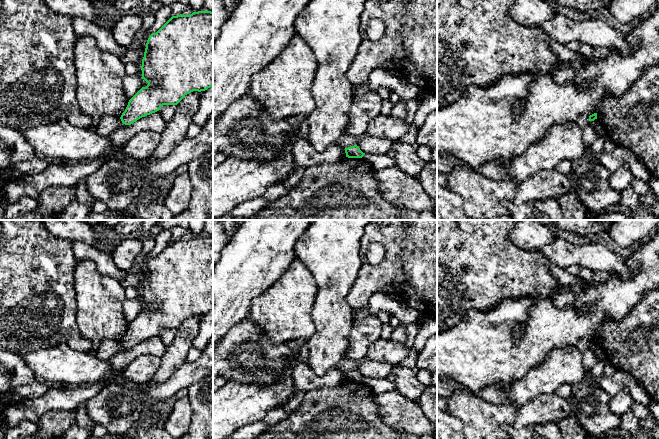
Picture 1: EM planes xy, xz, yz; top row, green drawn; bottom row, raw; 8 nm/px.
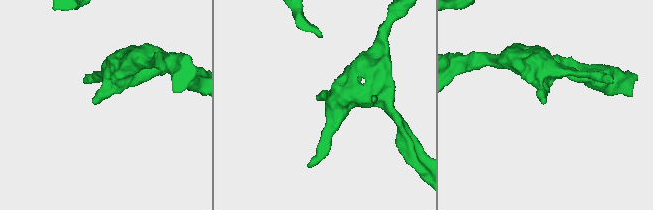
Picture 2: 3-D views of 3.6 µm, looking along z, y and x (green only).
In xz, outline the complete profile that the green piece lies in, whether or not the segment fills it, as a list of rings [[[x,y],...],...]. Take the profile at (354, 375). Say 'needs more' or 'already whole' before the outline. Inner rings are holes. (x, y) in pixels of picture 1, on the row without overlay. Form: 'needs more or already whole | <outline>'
already whole | [[[357,369],[345,372],[345,377],[348,382],[362,382],[365,379]]]

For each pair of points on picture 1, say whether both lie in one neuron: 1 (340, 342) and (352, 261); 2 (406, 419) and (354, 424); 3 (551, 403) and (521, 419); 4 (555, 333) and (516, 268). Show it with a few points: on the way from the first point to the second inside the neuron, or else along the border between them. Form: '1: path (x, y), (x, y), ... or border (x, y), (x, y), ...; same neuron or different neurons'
1: path (336, 322), (336, 281); same neuron
2: border (374, 399), (379, 417), (392, 428); different neurons
3: path (544, 408), (528, 414); same neuron
4: border (549, 295), (537, 299), (529, 297), (510, 298); different neurons

